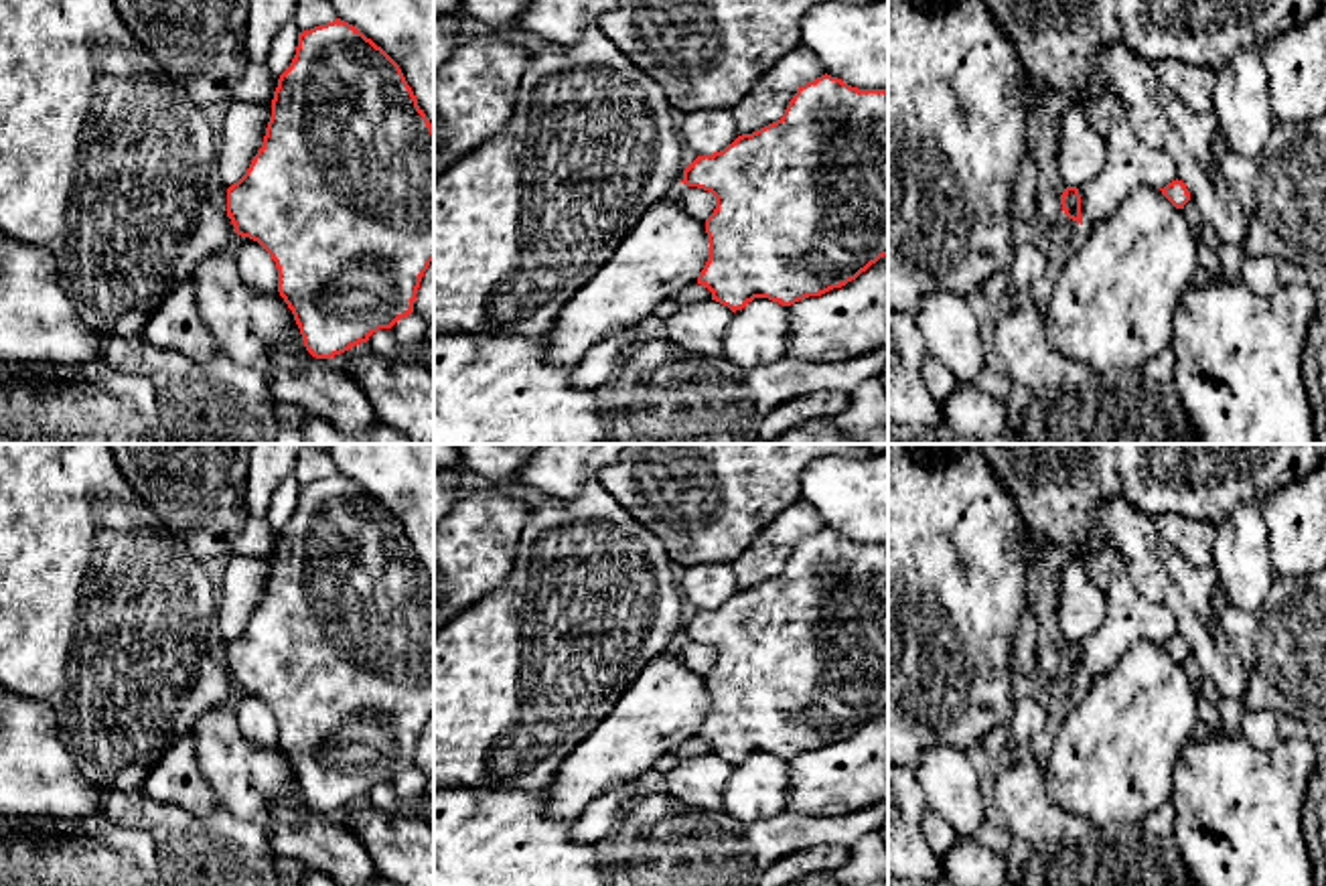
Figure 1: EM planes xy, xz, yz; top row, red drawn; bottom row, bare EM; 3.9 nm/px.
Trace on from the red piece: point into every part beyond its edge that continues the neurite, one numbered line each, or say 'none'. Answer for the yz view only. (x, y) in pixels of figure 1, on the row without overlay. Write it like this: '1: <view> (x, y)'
none

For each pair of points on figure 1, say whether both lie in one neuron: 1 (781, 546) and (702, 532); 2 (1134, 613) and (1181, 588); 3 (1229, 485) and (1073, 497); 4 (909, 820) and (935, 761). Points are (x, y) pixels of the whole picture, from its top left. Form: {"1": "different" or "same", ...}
{"1": "different", "2": "different", "3": "same", "4": "different"}

